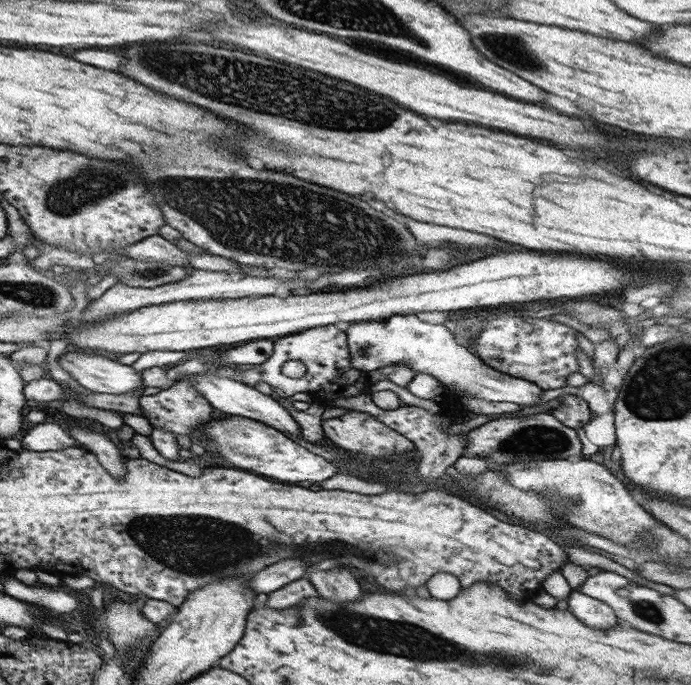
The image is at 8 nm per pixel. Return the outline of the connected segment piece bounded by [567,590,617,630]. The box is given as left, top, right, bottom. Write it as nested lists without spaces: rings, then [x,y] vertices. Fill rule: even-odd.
[[[571,590],[567,604],[569,604],[569,610],[577,616],[577,620],[589,628],[607,630],[607,628],[615,626],[615,622],[617,622],[613,612],[609,610],[609,606],[605,606],[603,602],[589,598],[579,591]]]

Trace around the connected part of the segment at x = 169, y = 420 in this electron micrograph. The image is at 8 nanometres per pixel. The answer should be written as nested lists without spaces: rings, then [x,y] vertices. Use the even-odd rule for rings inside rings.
[[[185,379],[174,381],[167,390],[159,390],[154,396],[143,396],[139,398],[140,416],[144,416],[151,427],[159,427],[160,429],[171,431],[172,433],[185,434],[195,437],[198,442],[204,441],[202,438],[202,430],[198,430],[201,423],[208,421],[209,413],[212,407],[207,403],[207,400],[195,392],[192,384]]]

